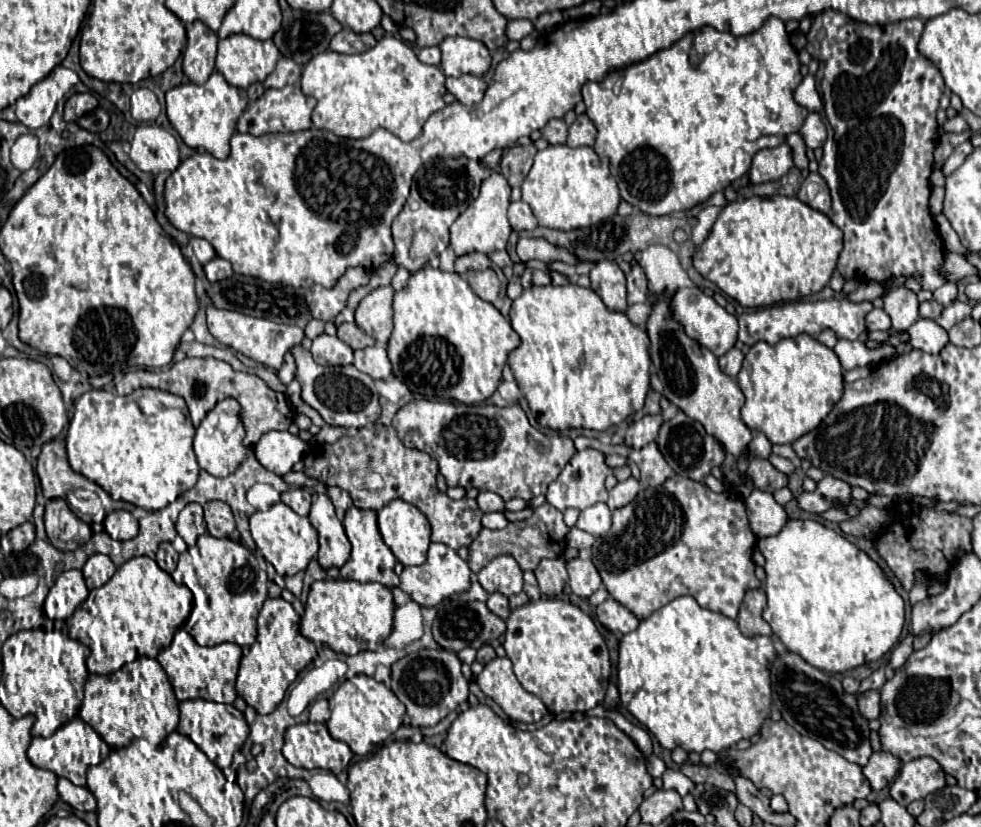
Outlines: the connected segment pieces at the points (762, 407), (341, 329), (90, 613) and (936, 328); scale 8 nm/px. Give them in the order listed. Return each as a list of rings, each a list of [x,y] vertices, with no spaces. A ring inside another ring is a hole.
[[[809,335],[783,339],[777,345],[755,343],[743,359],[737,383],[745,395],[741,419],[751,431],[761,431],[771,443],[793,443],[813,431],[843,395],[841,365],[833,349]]]
[[[343,323],[337,327],[337,337],[343,339],[343,343],[347,343],[351,349],[365,349],[375,345],[375,339],[371,339],[369,335],[365,335],[355,323]]]
[[[135,557],[117,567],[115,575],[103,587],[89,593],[89,597],[71,617],[69,637],[89,647],[91,653],[87,657],[87,670],[90,674],[111,675],[133,659],[141,656],[157,657],[159,651],[167,649],[175,631],[187,621],[187,615],[191,613],[189,601],[193,601],[193,595],[185,585],[177,585],[171,575],[165,573],[153,559]]]
[[[917,319],[909,329],[909,345],[913,349],[921,349],[925,353],[939,353],[943,349],[943,345],[949,341],[947,331],[933,319]]]

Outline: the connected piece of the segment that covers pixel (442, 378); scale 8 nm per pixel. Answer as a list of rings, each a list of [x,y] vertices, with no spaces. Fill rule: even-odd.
[[[423,267],[409,277],[407,287],[395,293],[393,299],[395,329],[387,343],[387,355],[393,363],[393,375],[403,381],[415,395],[429,401],[459,401],[475,405],[493,395],[501,381],[501,369],[507,355],[519,345],[519,335],[511,323],[487,301],[479,299],[469,283],[457,273],[445,273],[433,267]]]

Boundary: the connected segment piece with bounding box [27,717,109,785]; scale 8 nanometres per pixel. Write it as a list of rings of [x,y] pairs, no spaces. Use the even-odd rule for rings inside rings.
[[[75,717],[67,725],[59,727],[59,731],[55,731],[51,737],[33,737],[27,757],[35,767],[49,769],[57,777],[69,779],[73,785],[85,785],[87,767],[99,765],[99,761],[102,761],[100,751],[109,751],[108,745],[85,721]]]

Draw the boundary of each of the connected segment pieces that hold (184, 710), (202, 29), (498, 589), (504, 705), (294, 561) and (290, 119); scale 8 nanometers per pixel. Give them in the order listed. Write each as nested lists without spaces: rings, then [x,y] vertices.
[[[205,699],[183,701],[179,705],[179,709],[181,709],[181,721],[179,721],[177,731],[187,735],[217,767],[227,769],[233,761],[233,753],[237,749],[241,749],[241,745],[245,743],[245,739],[249,735],[249,727],[247,727],[243,713],[237,711],[233,705],[213,703],[213,701],[205,701]]]
[[[205,23],[187,25],[187,49],[183,53],[183,73],[193,83],[205,83],[215,69],[219,37]]]
[[[509,555],[495,557],[477,573],[477,577],[487,593],[503,593],[509,597],[523,589],[523,571]]]
[[[507,657],[493,659],[485,665],[483,673],[477,677],[477,685],[481,691],[491,697],[513,721],[537,723],[549,711],[543,701],[531,693],[527,693],[517,681],[511,661]]]
[[[275,503],[269,511],[253,513],[249,519],[249,525],[251,525],[251,535],[257,543],[257,549],[283,577],[303,571],[309,565],[309,561],[317,555],[317,549],[319,549],[317,531],[313,529],[313,525],[309,523],[307,517],[297,515],[285,503]]]
[[[287,85],[281,89],[265,89],[265,93],[247,105],[243,115],[237,121],[239,133],[249,135],[265,135],[265,133],[289,133],[289,131],[301,131],[311,127],[311,111],[315,109],[317,101],[313,97],[303,95],[299,85]]]

